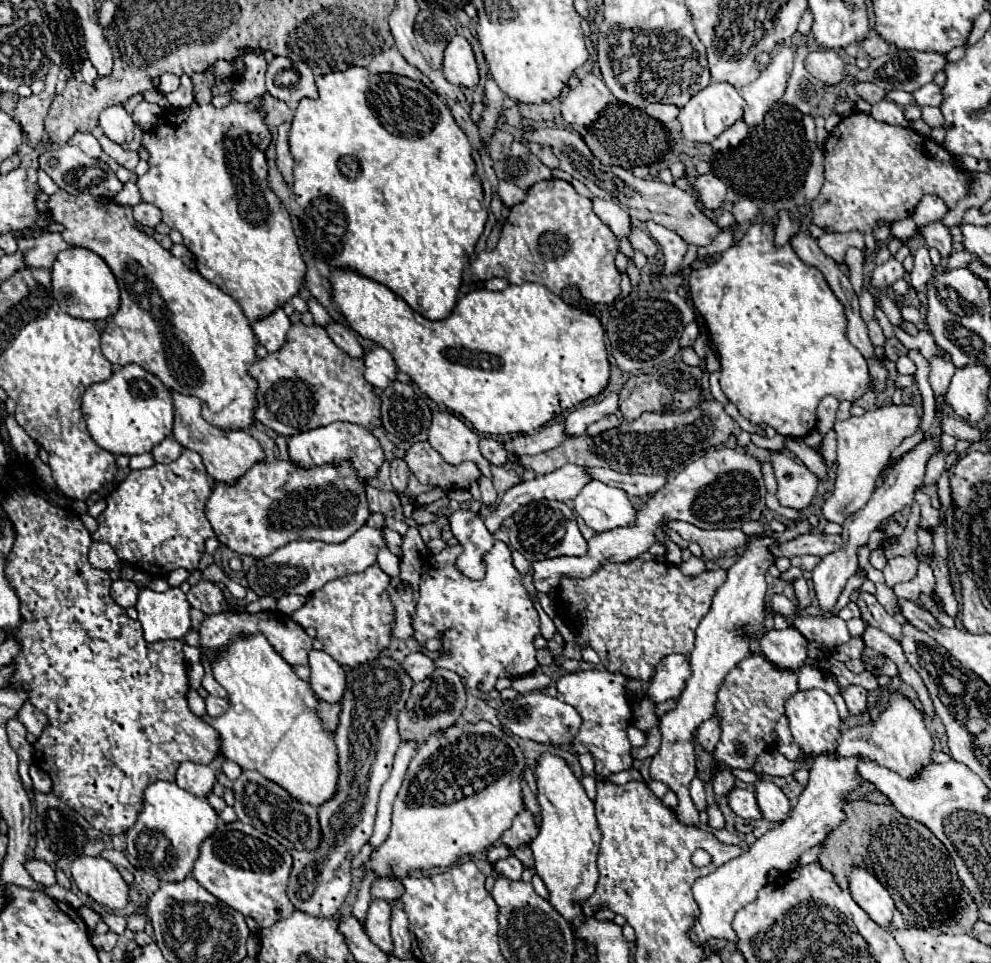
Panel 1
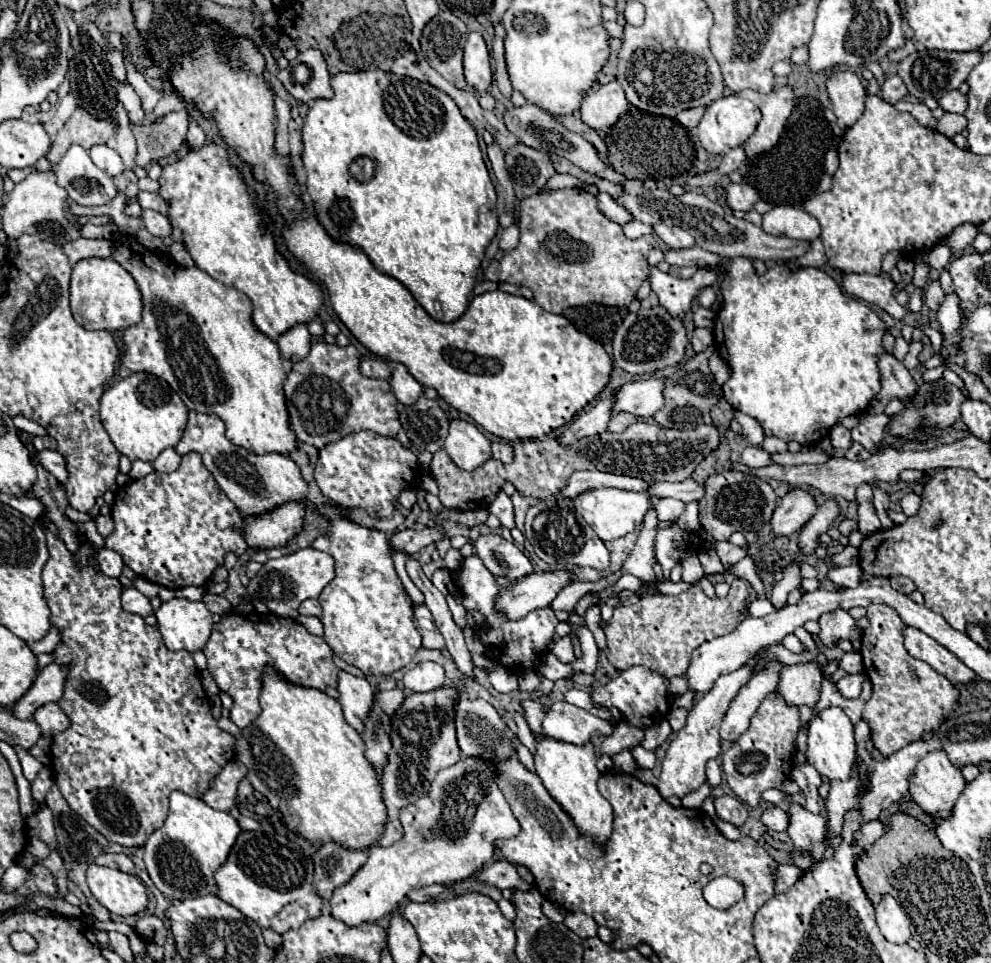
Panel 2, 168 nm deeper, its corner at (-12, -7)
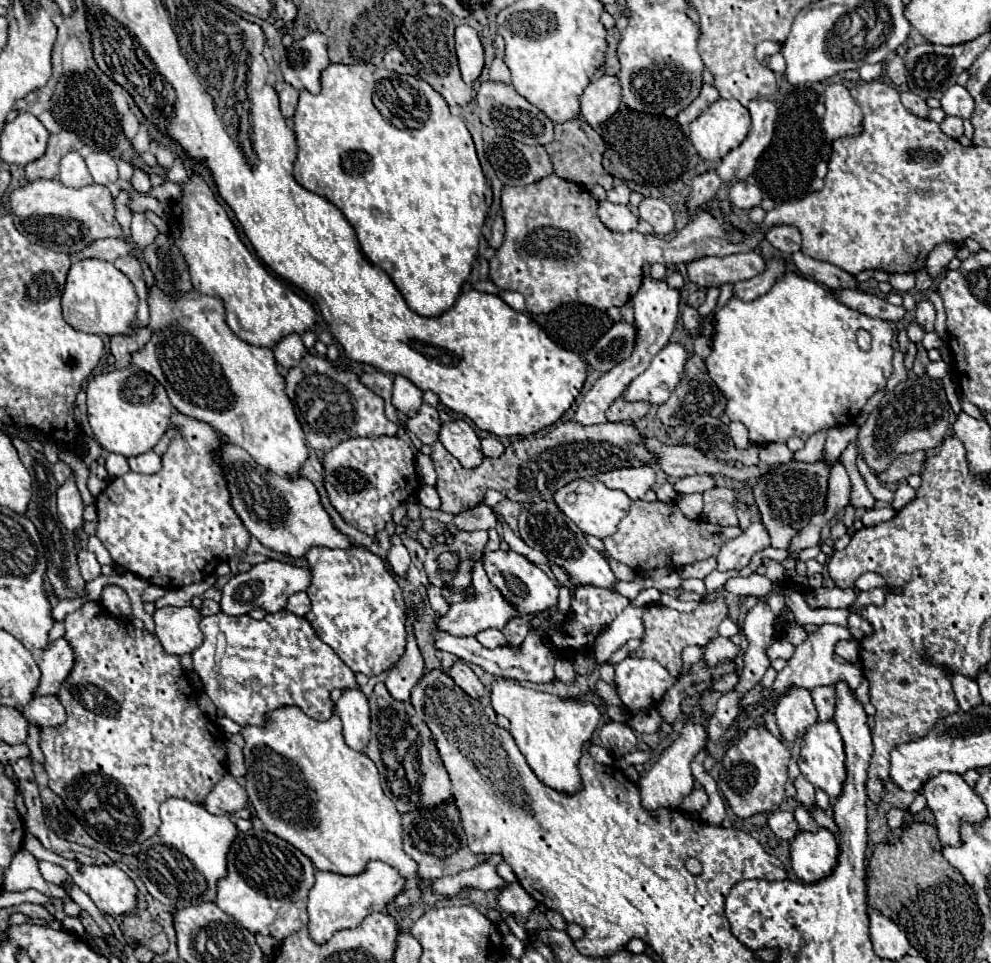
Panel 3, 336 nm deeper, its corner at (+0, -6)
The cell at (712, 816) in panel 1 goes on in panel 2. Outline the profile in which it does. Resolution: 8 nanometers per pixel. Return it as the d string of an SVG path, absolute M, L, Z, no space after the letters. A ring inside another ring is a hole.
M718 796L714 798L714 808L716 808L716 814L726 820L726 822L732 822L736 826L742 826L748 818L748 812L746 812L746 806L732 798L732 796Z

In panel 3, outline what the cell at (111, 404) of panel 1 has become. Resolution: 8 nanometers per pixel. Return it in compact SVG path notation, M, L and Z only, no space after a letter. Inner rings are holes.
M138 367L112 369L90 379L86 387L90 427L108 453L120 453L126 459L150 451L170 427L172 405L164 387Z

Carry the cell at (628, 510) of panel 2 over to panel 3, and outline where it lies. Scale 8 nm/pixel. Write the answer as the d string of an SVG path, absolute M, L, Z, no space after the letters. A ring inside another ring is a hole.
M576 479L570 481L568 485L564 485L562 489L558 489L554 493L554 501L560 507L560 511L570 517L586 535L594 535L598 539L610 537L612 533L616 533L616 525L620 523L620 519L628 513L632 501L628 499L628 495L624 491L612 491L608 487L604 487L602 483L598 483L596 479Z

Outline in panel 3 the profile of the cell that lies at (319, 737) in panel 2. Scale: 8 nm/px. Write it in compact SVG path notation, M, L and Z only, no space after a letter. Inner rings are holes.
M278 707L266 713L260 727L242 727L242 737L246 741L246 793L256 809L256 815L264 821L270 833L300 849L320 871L356 875L364 871L366 861L384 861L406 877L406 887L394 899L394 903L404 907L420 897L422 881L416 877L416 861L412 861L402 849L400 813L382 791L376 765L364 753L350 749L344 743L340 717L336 713L332 713L328 721L316 721L308 717L300 707Z

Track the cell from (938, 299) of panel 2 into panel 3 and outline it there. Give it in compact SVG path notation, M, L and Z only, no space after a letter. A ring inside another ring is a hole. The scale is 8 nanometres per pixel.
M922 297L918 303L916 303L916 321L924 327L924 331L930 331L934 329L934 305L928 297Z

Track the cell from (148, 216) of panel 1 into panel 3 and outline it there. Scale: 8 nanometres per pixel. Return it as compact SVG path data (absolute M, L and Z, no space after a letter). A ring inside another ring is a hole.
M134 213L134 217L132 217L132 239L140 247L146 247L146 245L150 245L156 239L156 235L158 235L158 231L146 219L146 215L144 213Z

